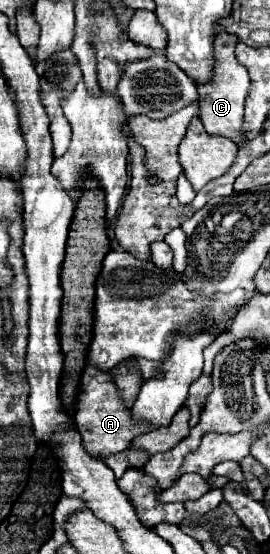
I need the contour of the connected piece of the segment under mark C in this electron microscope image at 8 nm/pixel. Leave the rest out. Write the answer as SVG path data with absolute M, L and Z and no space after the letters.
M223 28L215 30L215 64L213 64L213 78L205 84L197 86L199 104L201 104L201 120L209 134L221 134L231 138L235 144L245 144L247 140L241 134L243 124L243 108L245 108L245 96L249 92L249 76L245 68L235 60L235 44L237 36L225 32Z

